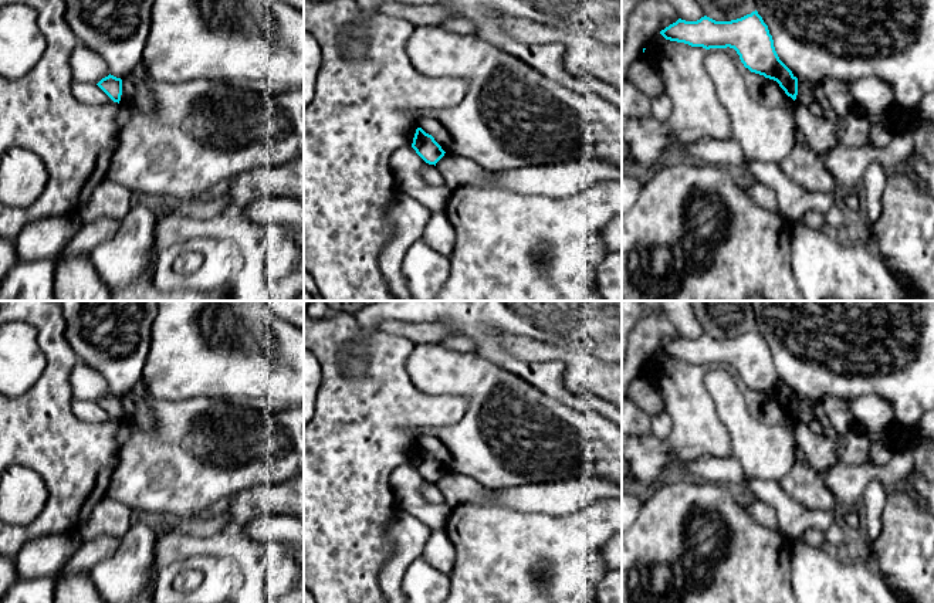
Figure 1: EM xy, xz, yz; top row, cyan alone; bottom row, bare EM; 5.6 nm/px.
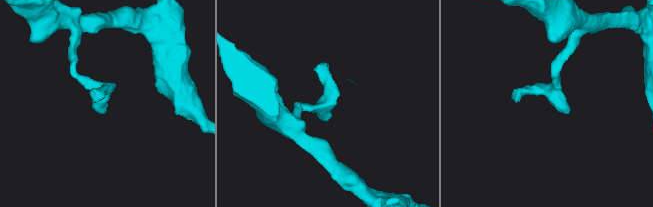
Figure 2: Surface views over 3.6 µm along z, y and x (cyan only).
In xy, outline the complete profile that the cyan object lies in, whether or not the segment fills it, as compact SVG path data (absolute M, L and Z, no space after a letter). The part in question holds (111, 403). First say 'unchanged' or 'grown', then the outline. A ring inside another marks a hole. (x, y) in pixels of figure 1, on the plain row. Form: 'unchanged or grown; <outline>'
unchanged; M108 393L105 396L102 396L98 402L97 402L114 420L121 419L121 413L122 413L122 397L116 396L114 393Z

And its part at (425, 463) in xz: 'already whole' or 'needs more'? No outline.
already whole

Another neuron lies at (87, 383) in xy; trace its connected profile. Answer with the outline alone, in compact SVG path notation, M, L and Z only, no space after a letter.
M78 362L70 373L70 385L74 399L98 402L109 393L108 383L92 367Z

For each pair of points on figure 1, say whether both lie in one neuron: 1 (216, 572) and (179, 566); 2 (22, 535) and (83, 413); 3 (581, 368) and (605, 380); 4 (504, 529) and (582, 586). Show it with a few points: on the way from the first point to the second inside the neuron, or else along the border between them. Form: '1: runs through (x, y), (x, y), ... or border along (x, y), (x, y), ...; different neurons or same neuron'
1: runs through (207, 565), (188, 563); same neuron
2: border along (70, 403), (83, 420), (107, 423), (112, 419); different neurons
3: runs through (586, 373), (599, 378); same neuron
4: runs through (524, 549), (527, 552), (552, 555), (562, 566); same neuron

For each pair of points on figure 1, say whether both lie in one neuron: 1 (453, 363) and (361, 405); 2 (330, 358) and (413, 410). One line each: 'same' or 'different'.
1: different
2: same

